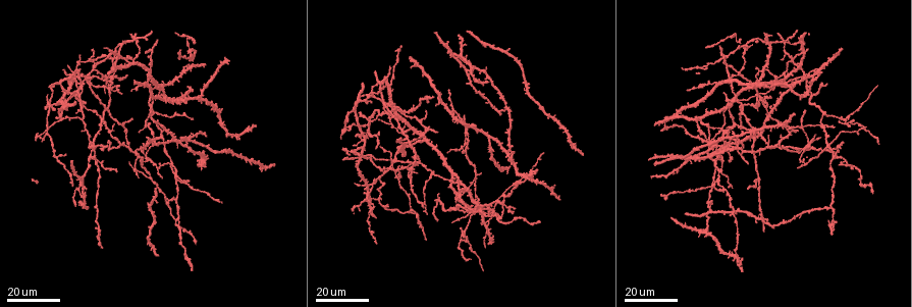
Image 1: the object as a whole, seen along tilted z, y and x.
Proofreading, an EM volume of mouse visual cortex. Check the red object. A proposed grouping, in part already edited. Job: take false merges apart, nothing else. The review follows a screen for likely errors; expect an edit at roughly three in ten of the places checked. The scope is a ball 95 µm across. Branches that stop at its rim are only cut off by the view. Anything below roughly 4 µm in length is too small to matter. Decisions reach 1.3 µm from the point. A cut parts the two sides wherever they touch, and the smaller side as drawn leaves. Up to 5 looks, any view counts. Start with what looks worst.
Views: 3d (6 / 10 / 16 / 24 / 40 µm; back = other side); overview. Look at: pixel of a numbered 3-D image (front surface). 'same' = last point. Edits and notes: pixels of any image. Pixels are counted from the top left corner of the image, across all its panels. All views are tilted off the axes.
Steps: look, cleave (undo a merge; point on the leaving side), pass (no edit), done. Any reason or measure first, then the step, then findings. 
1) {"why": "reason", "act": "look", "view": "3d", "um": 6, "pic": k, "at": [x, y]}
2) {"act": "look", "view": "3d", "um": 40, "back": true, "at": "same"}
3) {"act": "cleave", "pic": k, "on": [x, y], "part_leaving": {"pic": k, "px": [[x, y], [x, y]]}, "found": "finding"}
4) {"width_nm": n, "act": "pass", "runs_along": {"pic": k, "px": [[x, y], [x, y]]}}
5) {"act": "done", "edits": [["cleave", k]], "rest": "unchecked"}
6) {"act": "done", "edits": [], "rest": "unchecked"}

{"why": "looks like a crossing", "act": "look", "view": "3d", "um": 16, "pic": 1, "at": [403, 168]}

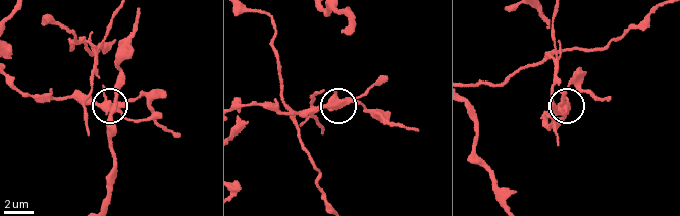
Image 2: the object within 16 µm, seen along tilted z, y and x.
{"act": "look", "view": "3d", "um": 6, "pic": 2, "at": [106, 102]}

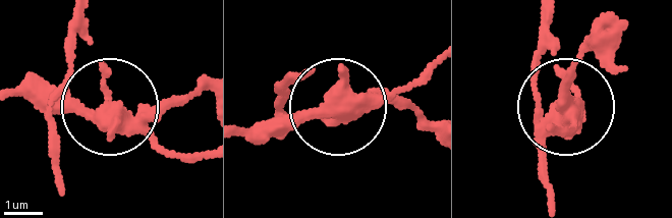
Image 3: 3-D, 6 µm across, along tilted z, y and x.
{"act": "pass", "found": "continuous, no second neuron"}

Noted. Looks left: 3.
{"why": "looks like a crossing", "act": "look", "view": "3d", "um": 24, "pic": 1, "at": [77, 90]}

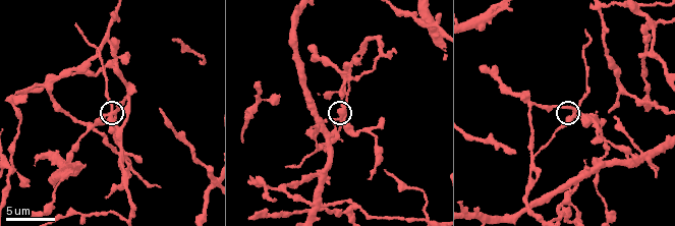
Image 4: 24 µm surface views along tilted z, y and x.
{"act": "look", "view": "3d", "um": 6, "pic": 4, "at": [574, 114]}

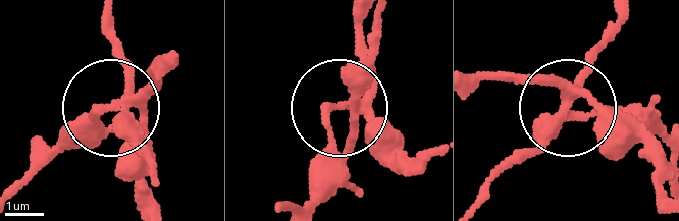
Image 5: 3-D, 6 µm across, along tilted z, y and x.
{"arms": 5, "act": "pass", "found": "continuous, no second neuron"}

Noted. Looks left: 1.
{"act": "done", "edits": [], "rest": "unchecked"}

